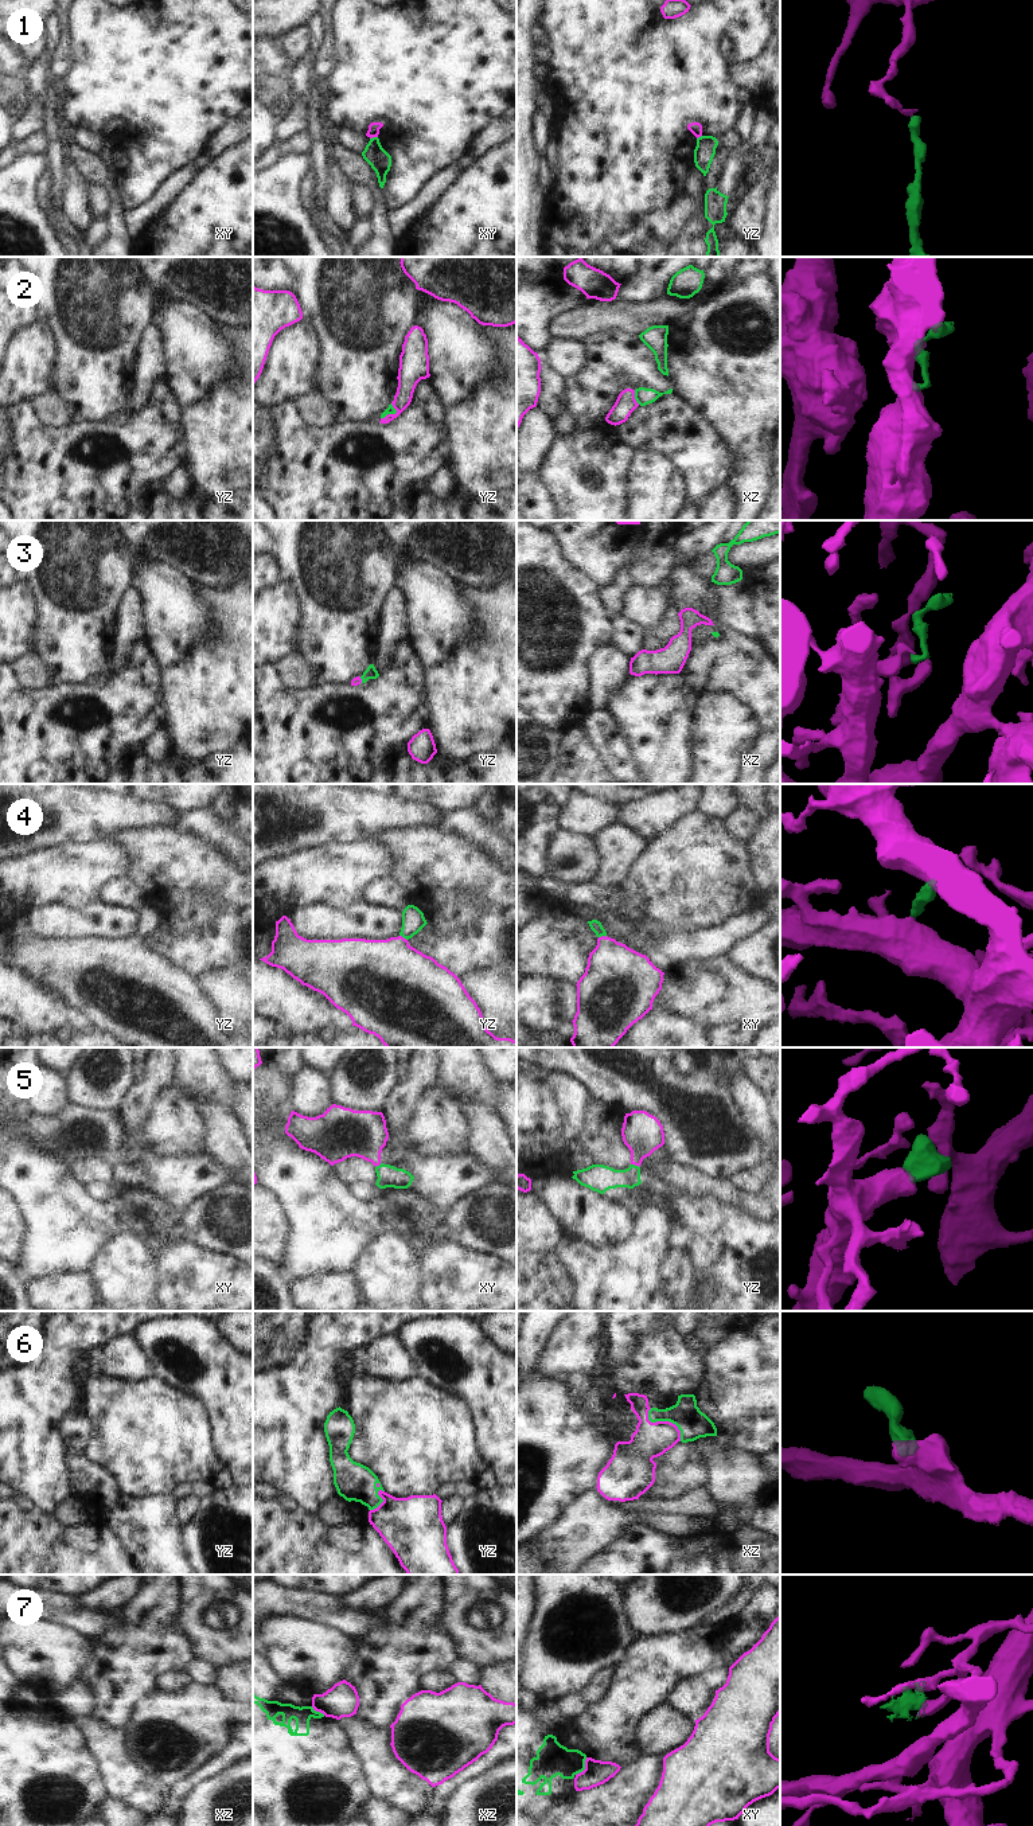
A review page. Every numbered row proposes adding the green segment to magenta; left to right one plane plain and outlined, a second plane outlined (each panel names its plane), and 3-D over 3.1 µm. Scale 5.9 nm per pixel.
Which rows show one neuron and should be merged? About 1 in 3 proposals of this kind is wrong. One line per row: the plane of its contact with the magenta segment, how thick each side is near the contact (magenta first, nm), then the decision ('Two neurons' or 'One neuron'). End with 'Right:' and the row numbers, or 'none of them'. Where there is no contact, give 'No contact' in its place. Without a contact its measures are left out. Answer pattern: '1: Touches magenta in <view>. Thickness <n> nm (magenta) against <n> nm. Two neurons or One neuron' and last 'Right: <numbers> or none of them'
1: Touches magenta in xy. Thickness 70 nm (magenta) against 130 nm. Two neurons
2: Touches magenta in yz. Thickness 130 nm (magenta) against 50 nm. Two neurons
3: Touches magenta in yz. Thickness 50 nm (magenta) against 70 nm. One neuron
4: Touches magenta in xy. Thickness 360 nm (magenta) against 70 nm. One neuron
5: Touches magenta in yz. Thickness 240 nm (magenta) against 160 nm. One neuron
6: Touches magenta in xz. Thickness 220 nm (magenta) against 180 nm. One neuron
7: Touches magenta in xy. Thickness 150 nm (magenta) against 200 nm. Two neurons
Right: 3, 4, 5, 6.

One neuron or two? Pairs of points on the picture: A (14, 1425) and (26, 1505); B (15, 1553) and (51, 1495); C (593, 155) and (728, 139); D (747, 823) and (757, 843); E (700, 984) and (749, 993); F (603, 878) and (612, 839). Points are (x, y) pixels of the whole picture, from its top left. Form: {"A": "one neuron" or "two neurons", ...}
{"A": "two neurons", "B": "two neurons", "C": "two neurons", "D": "two neurons", "E": "one neuron", "F": "one neuron"}

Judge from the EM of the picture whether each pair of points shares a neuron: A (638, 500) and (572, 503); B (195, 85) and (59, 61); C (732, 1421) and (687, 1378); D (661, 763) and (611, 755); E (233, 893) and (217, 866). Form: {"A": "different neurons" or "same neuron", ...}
{"A": "different neurons", "B": "different neurons", "C": "different neurons", "D": "different neurons", "E": "same neuron"}

